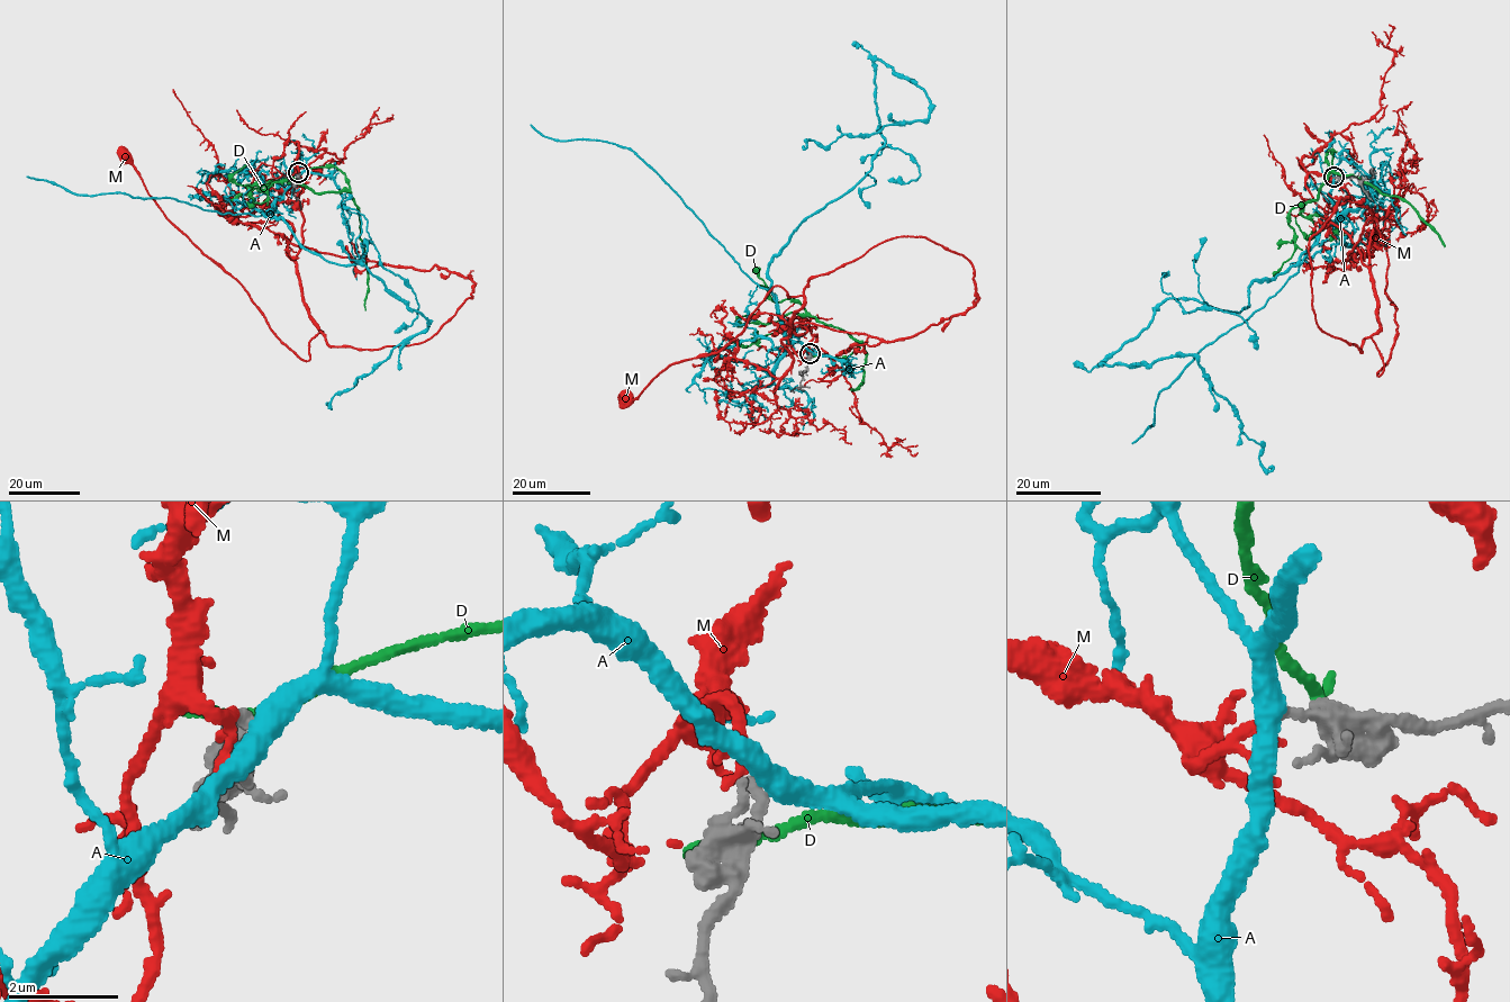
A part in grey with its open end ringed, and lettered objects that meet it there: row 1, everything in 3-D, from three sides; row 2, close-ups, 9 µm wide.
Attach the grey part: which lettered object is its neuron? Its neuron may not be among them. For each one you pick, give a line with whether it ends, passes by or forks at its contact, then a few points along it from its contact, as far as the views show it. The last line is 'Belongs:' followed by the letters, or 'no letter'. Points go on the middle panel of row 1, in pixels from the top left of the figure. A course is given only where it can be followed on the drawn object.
M: it passes by; course (810, 353), (811, 326), (789, 334), (803, 297), (776, 286), (735, 339), (676, 363), (627, 400)
Belongs: M

